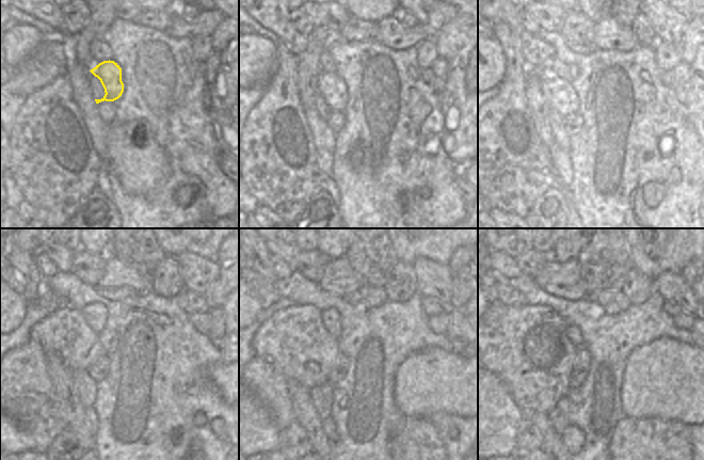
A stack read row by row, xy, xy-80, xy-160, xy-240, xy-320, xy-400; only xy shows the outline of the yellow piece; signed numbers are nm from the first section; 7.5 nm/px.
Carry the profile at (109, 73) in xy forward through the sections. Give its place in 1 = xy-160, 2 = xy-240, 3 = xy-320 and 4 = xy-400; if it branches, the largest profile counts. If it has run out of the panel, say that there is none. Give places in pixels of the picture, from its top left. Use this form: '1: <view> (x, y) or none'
1: xy-160 (560, 95)
2: xy-240 (64, 331)
3: xy-320 (294, 340)
4: xy-400 (527, 347)

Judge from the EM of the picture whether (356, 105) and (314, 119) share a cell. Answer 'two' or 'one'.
two

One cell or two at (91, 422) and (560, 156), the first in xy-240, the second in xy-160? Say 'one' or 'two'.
one

